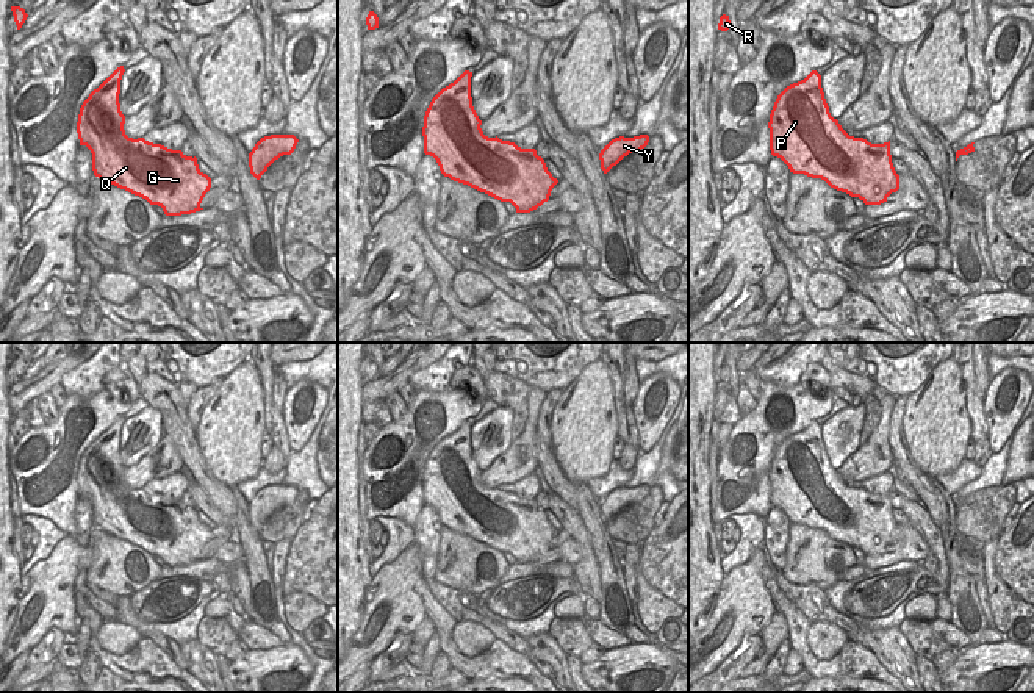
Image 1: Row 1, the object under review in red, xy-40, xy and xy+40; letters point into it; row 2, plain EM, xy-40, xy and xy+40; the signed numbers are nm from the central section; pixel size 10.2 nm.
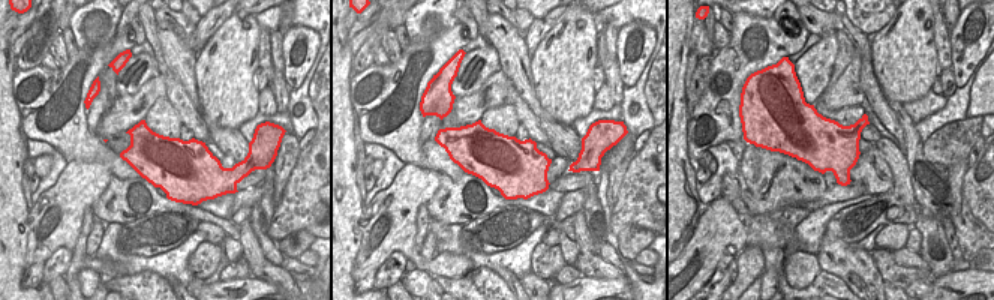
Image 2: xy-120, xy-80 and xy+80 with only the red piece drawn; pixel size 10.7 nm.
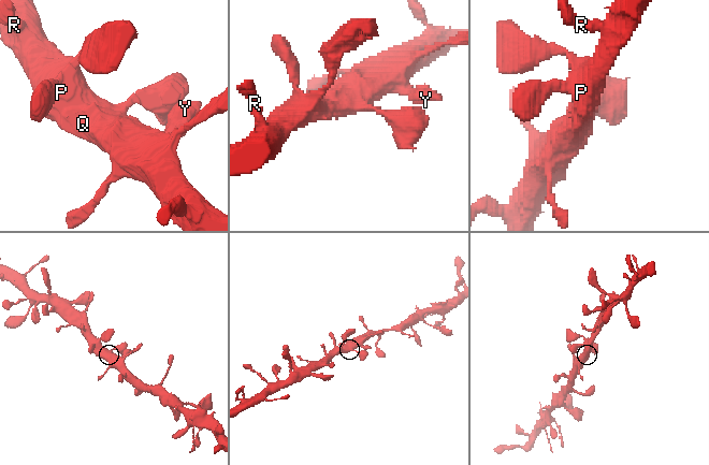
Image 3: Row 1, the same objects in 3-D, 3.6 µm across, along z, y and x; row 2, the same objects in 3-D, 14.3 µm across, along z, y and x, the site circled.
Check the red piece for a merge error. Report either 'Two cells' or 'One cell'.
One cell.

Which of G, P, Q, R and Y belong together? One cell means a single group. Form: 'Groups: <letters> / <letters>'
Groups: G P Q R Y.

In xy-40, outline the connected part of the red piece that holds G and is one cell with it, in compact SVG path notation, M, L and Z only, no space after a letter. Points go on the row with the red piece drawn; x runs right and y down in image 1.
M124 66L117 67L89 94L80 108L77 133L80 145L86 145L92 153L94 175L145 199L150 205L161 206L166 216L181 216L203 210L200 203L211 188L211 178L199 169L196 156L186 156L181 150L125 135L125 116L119 103L124 72Z

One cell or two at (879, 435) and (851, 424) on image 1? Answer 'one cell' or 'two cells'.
two cells

